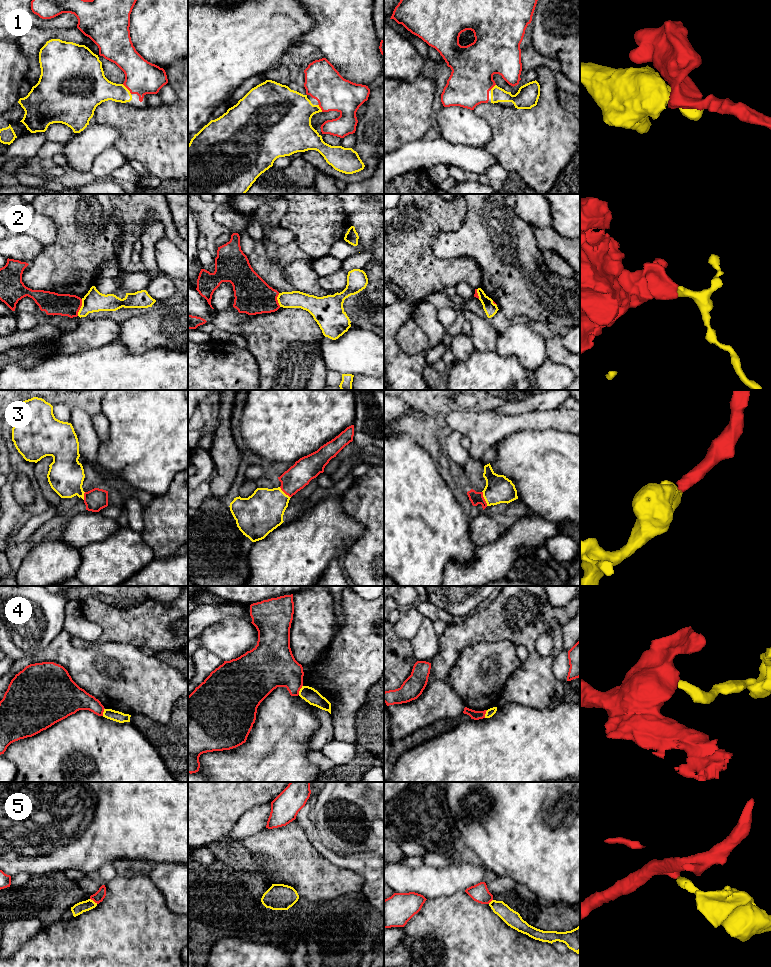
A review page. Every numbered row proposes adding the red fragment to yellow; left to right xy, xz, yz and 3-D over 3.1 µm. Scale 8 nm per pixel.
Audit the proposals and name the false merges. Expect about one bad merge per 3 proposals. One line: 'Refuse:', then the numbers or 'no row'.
Refuse: 4, 5

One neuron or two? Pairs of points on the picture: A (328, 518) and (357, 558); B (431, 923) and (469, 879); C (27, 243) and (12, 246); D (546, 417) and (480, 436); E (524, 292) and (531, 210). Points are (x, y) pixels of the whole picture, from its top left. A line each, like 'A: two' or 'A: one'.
A: two
B: two
C: one
D: one
E: two

